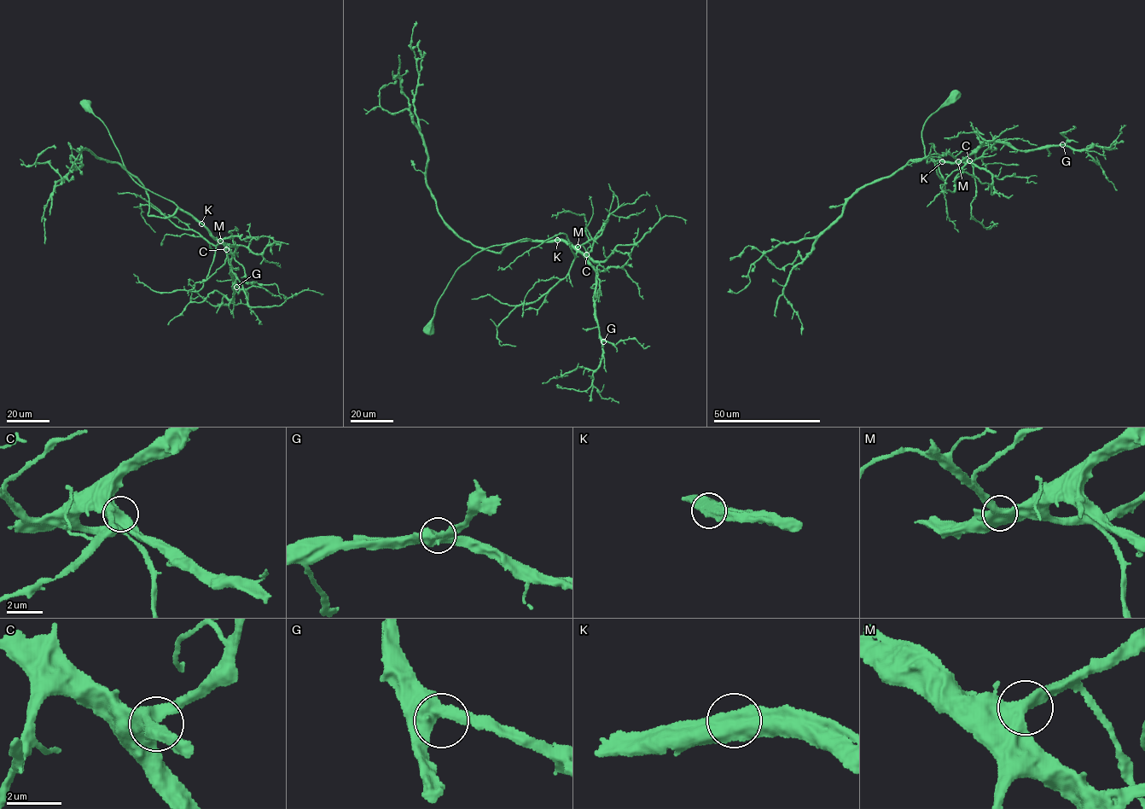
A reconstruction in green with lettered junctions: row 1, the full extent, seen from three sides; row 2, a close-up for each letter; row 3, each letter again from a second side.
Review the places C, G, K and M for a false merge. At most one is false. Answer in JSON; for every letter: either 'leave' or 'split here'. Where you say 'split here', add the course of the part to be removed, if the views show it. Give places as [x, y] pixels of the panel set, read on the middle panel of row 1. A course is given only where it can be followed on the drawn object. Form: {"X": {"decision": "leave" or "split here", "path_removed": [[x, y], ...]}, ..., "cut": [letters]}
{"C": {"decision": "leave"}, "G": {"decision": "leave"}, "K": {"decision": "leave"}, "M": {"decision": "leave"}, "cut": []}

